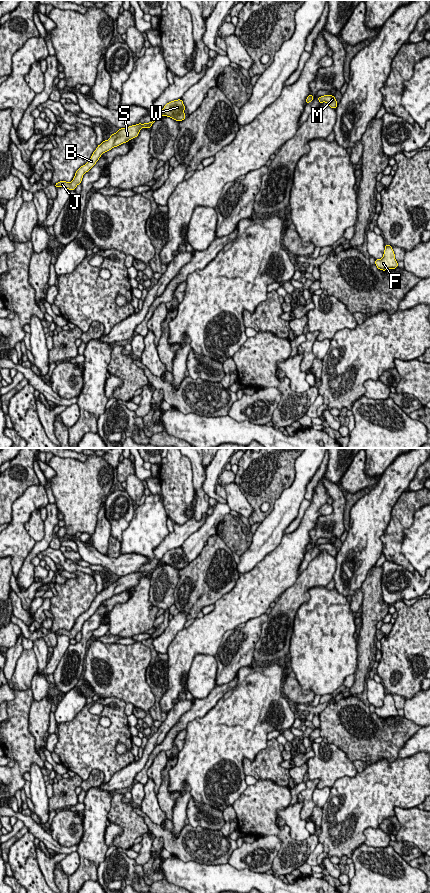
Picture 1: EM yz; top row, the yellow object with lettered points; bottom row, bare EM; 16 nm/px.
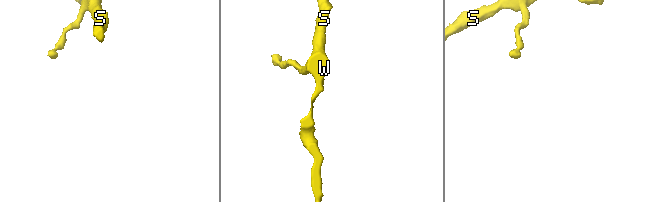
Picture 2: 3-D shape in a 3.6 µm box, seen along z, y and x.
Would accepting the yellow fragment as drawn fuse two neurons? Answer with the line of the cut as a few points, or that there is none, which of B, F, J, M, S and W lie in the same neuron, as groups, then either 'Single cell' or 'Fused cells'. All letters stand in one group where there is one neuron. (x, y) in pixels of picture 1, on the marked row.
No split. Groups: B F J M S W. Single cell

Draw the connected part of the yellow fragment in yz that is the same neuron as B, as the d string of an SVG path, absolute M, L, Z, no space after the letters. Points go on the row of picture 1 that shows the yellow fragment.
M156 119L149 123L138 123L136 125L118 129L116 133L111 134L108 140L103 141L100 145L97 146L89 161L76 171L75 176L70 183L66 181L59 181L58 183L54 184L55 187L65 187L70 191L74 190L78 184L81 184L83 175L96 164L103 153L110 151L112 148L126 143L133 138L136 138L142 128L150 129L155 120Z

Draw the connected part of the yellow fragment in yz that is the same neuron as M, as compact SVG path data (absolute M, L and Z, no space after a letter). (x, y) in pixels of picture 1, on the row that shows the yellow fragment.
M324 95L318 97L319 104L326 102L331 108L336 109L338 103L333 95Z

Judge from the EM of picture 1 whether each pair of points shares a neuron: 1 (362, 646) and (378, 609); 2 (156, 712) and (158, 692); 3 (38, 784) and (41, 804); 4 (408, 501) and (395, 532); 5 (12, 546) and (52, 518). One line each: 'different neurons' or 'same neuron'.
1: same neuron
2: same neuron
3: same neuron
4: same neuron
5: different neurons

